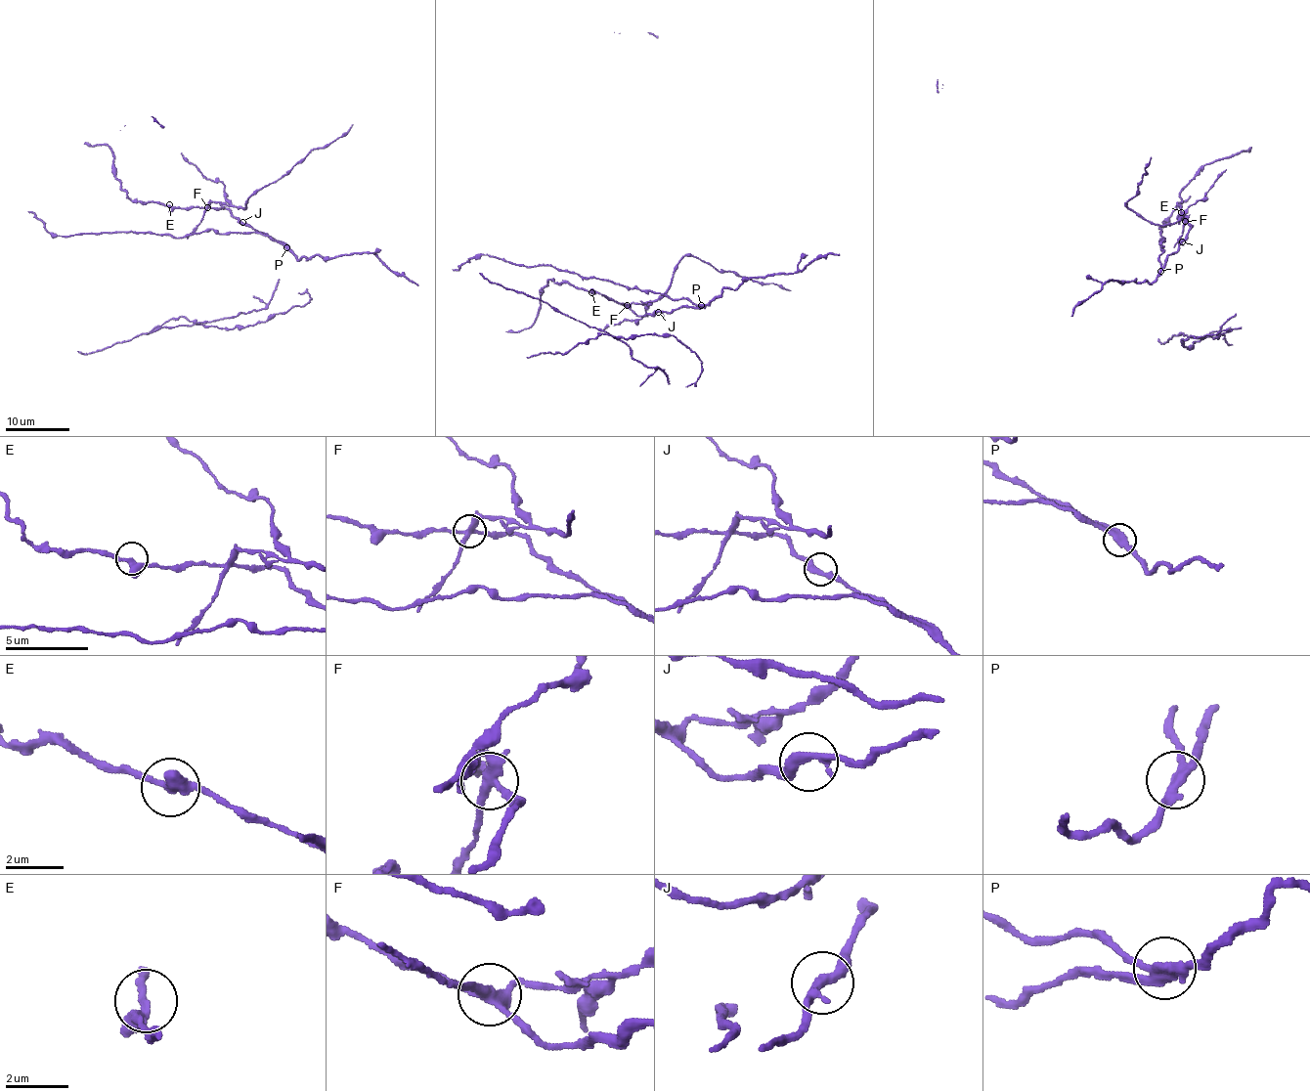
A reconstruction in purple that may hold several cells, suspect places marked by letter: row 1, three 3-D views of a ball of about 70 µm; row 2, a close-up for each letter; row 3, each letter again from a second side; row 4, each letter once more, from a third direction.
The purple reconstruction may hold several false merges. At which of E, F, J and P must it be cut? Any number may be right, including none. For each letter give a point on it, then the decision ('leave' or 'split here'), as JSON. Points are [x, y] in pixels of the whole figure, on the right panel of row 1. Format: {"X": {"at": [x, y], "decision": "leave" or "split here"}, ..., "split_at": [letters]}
{"E": {"at": [1181, 212], "decision": "leave"}, "F": {"at": [1185, 221], "decision": "split here"}, "J": {"at": [1182, 241], "decision": "leave"}, "P": {"at": [1160, 271], "decision": "split here"}, "split_at": ["F", "P"]}

